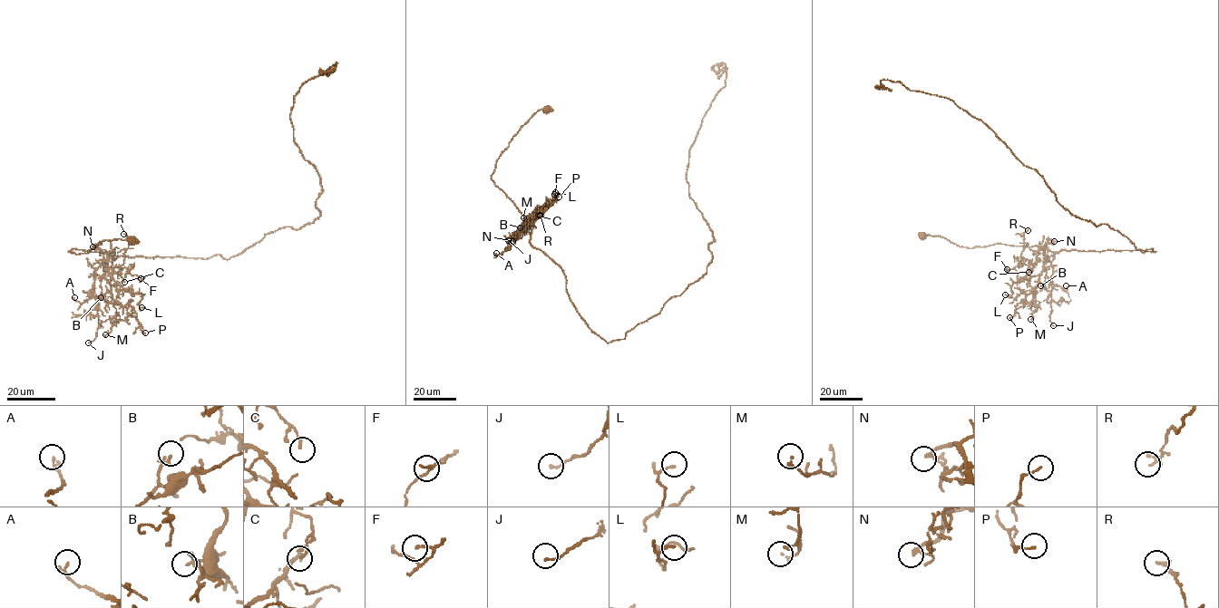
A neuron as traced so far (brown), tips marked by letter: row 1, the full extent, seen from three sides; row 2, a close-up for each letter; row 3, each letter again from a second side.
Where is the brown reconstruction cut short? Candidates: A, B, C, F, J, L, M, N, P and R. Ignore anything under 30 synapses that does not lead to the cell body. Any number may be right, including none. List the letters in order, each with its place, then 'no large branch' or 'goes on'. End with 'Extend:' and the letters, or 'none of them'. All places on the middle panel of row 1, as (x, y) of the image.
A: place (496, 253); no large branch
B: place (520, 227); no large branch
C: place (540, 216); no large branch
F: place (554, 194); no large branch
J: place (508, 240); no large branch
L: place (555, 192); no large branch
M: place (523, 217); no large branch
N: place (512, 241); no large branch
P: place (559, 197); no large branch
R: place (540, 215); no large branch
Extend: none of them

